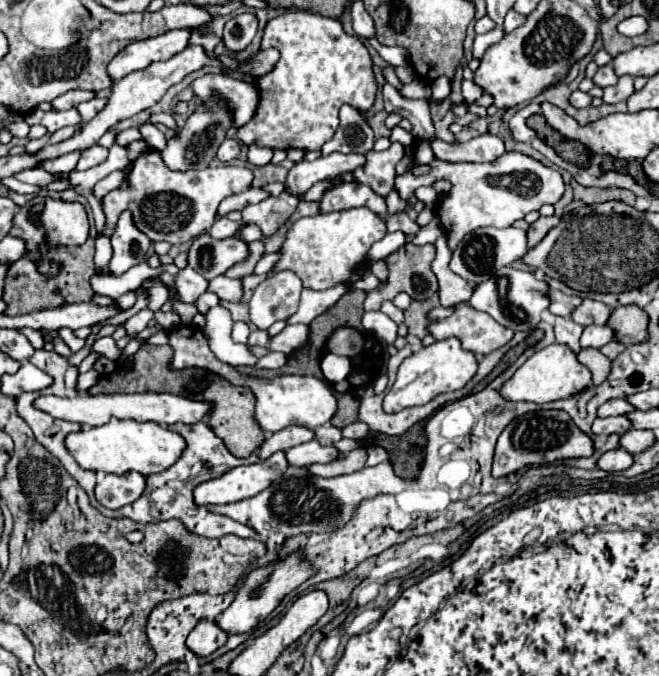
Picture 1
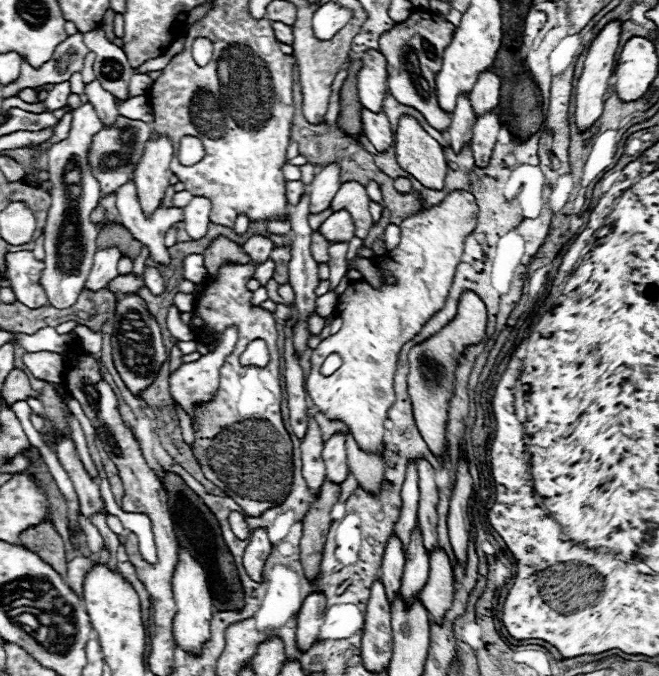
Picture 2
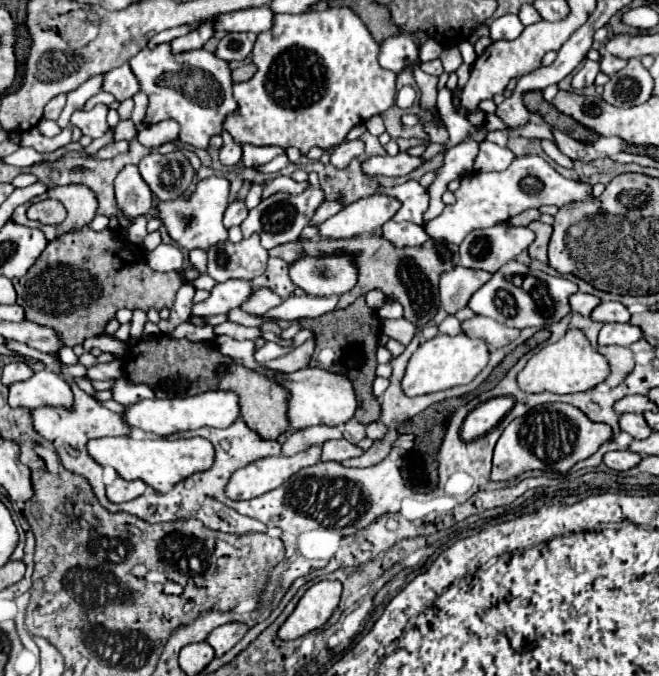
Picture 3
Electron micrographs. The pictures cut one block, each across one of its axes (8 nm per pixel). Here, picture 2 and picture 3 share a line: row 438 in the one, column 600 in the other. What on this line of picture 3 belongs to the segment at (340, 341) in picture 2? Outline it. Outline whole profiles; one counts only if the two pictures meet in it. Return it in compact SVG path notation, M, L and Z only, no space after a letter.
M568 330L556 344L546 344L528 360L524 370L518 374L518 386L522 392L530 394L538 392L574 394L598 386L600 382L606 380L608 372L610 372L608 360L592 350L586 336L580 330Z

